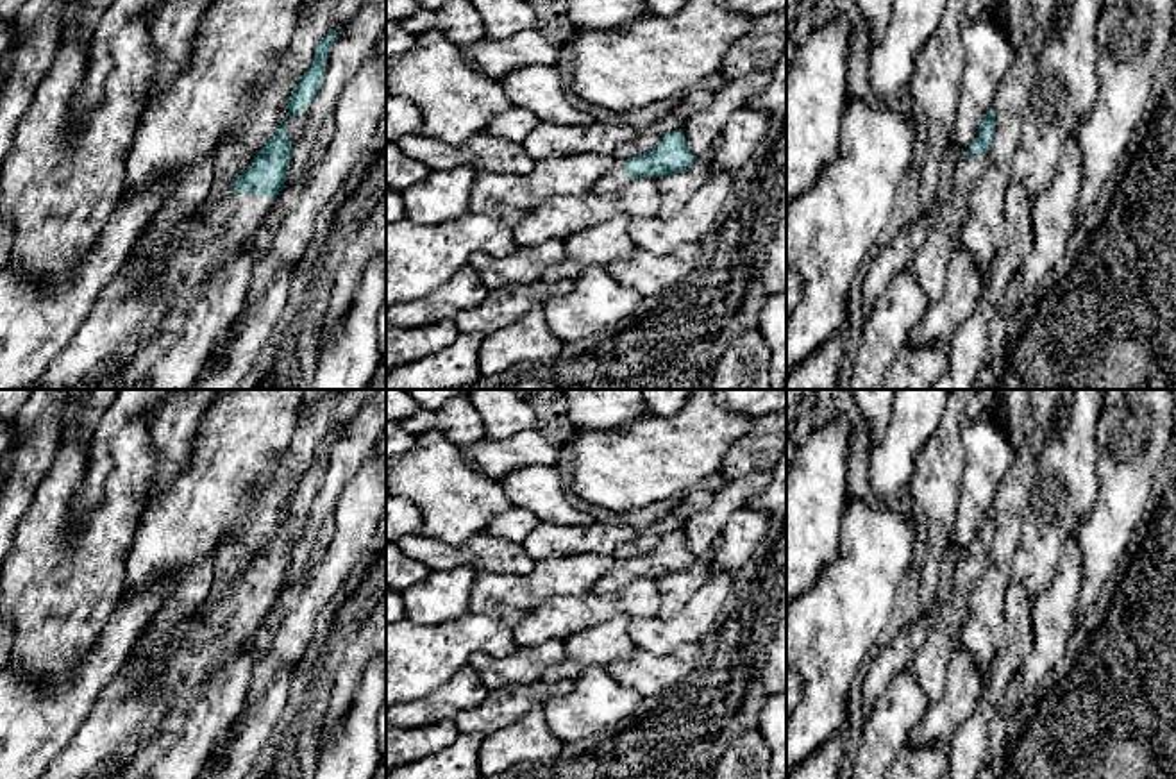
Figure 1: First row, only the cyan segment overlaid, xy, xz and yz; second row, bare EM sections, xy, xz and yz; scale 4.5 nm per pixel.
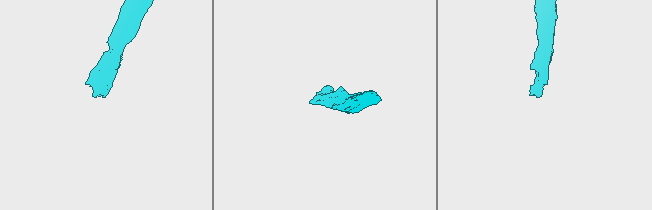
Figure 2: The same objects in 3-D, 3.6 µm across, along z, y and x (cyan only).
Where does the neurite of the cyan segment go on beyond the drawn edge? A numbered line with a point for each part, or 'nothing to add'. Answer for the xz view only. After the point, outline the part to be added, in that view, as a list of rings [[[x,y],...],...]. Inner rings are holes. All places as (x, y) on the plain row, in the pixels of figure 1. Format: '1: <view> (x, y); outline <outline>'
1: xz (615, 577); outline [[[615,559],[615,566],[601,579],[599,590],[615,591],[627,582],[629,579],[626,577],[626,559]]]

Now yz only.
1: yz (930, 661); outline [[[972,556],[956,563],[951,597],[938,609],[924,645],[913,654],[911,666],[929,704],[937,702],[945,688],[949,661],[960,641],[962,625],[969,615],[969,599],[985,570],[985,563],[987,556]]]

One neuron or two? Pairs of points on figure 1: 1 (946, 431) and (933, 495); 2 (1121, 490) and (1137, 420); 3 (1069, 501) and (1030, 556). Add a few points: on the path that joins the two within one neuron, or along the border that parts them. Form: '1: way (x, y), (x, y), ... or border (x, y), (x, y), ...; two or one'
1: way (946, 447), (937, 479); one
2: way (1126, 472), (1132, 438); one
3: way (1058, 515), (1046, 527), (1042, 542); one

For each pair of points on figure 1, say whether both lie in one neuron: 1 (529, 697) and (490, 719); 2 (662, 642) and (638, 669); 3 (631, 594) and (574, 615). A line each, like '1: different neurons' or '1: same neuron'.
1: same neuron
2: different neurons
3: same neuron

